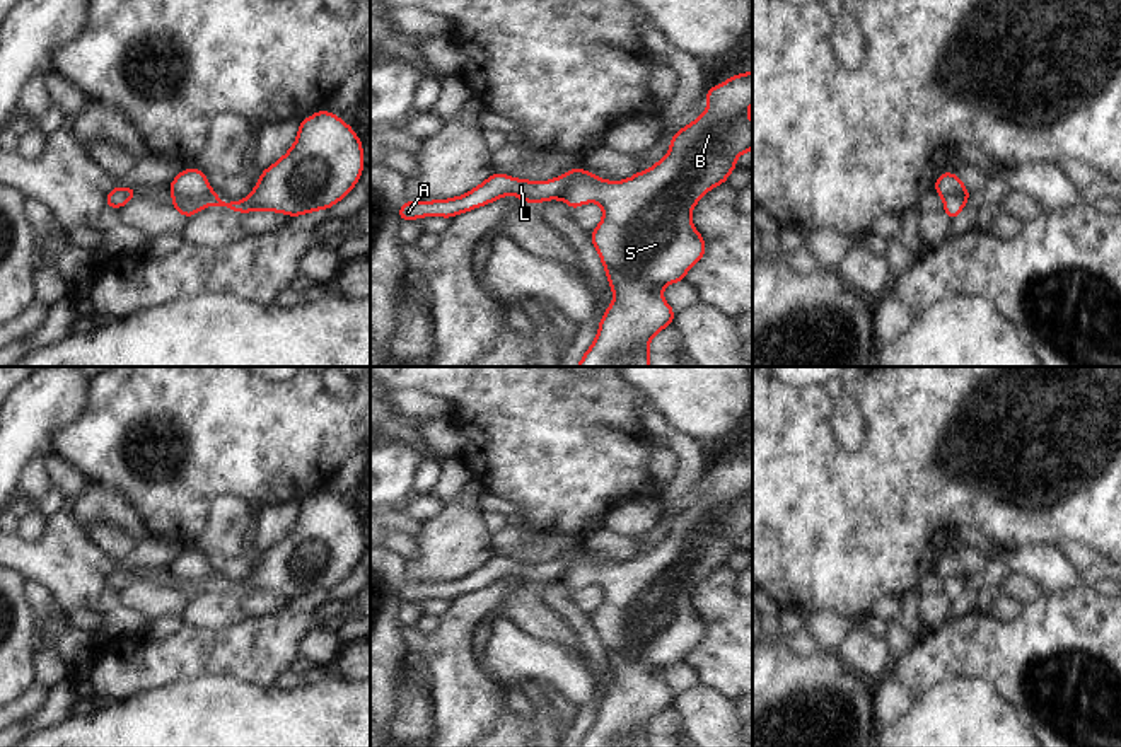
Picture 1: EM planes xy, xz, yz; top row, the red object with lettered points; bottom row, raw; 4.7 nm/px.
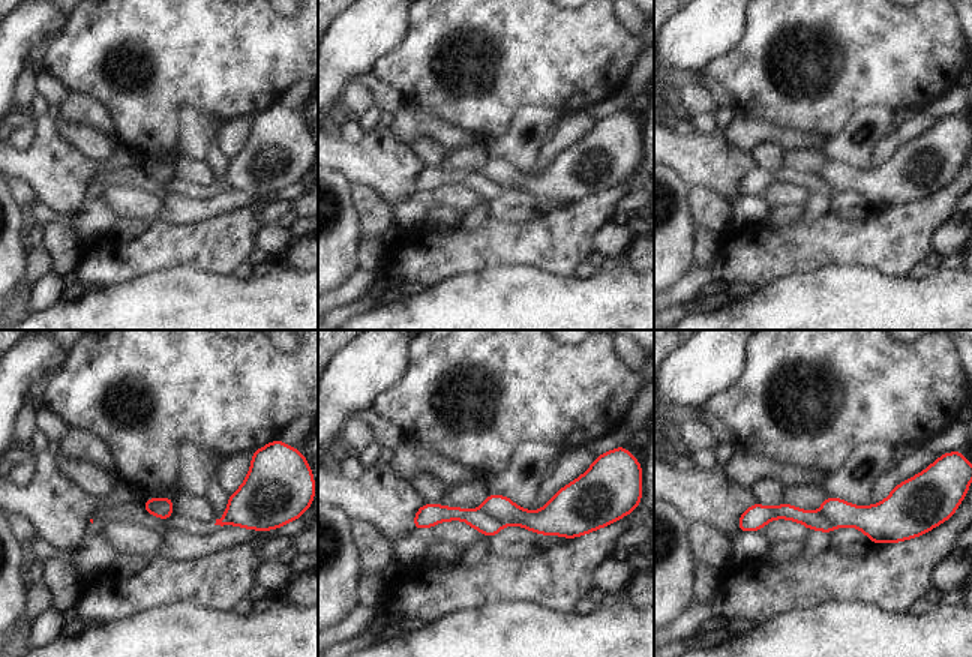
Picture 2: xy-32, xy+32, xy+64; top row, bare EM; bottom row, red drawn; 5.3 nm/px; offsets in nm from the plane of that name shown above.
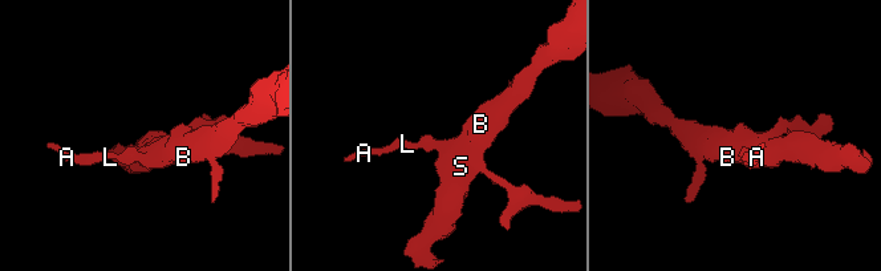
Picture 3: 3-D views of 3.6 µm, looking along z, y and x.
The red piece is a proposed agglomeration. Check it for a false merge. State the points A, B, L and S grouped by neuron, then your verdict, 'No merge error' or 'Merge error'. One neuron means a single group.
Groups: A L / B S. Merge error.

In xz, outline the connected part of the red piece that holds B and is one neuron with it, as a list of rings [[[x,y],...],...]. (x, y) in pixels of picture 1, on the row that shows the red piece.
[[[752,72],[737,73],[732,78],[705,90],[710,102],[706,111],[691,124],[671,135],[667,155],[643,172],[635,172],[624,181],[601,179],[585,169],[575,167],[561,177],[566,181],[561,200],[572,208],[595,201],[602,206],[602,222],[589,234],[606,269],[613,304],[606,309],[595,341],[589,346],[577,367],[650,367],[648,345],[652,338],[674,321],[674,309],[664,300],[662,288],[684,281],[691,269],[706,252],[701,234],[691,223],[693,206],[713,188],[727,182],[737,169],[735,157],[752,150],[752,121],[747,107],[752,104]]]

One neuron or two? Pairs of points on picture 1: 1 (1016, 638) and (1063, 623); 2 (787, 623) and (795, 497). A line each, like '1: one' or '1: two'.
1: one
2: two

